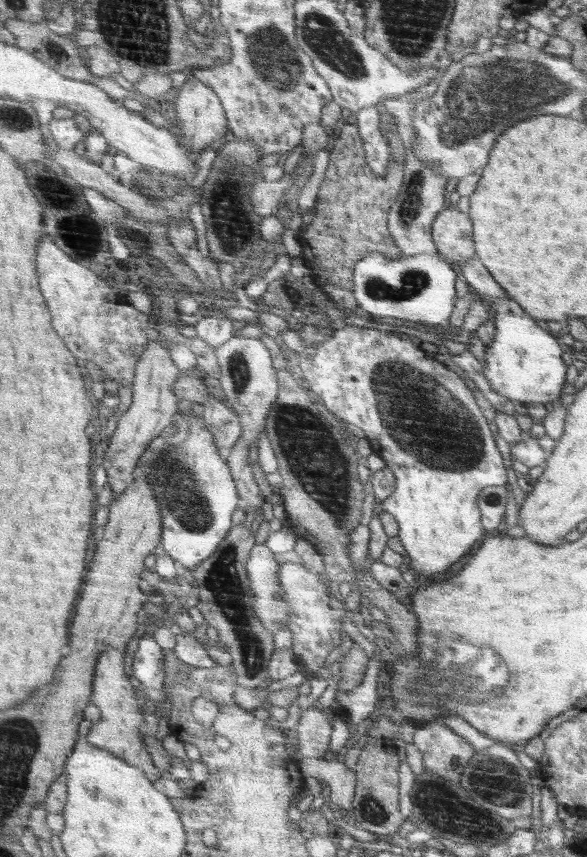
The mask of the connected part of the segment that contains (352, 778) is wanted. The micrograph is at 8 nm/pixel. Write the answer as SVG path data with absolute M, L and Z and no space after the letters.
M306 758L299 761L302 774L327 782L327 795L344 810L352 810L352 801L357 788L357 774L348 768L342 759L329 761L324 758Z

